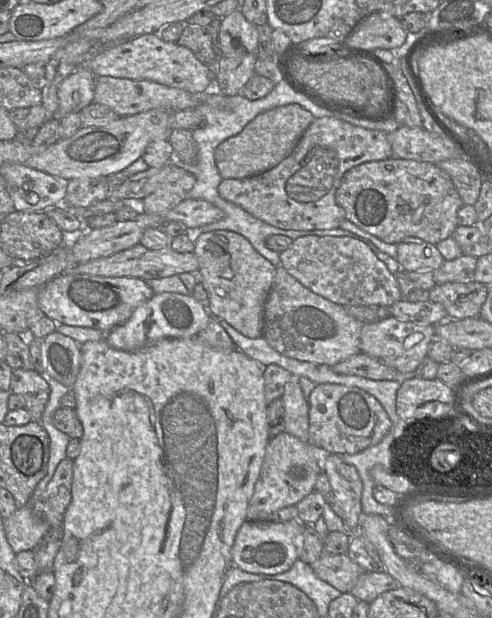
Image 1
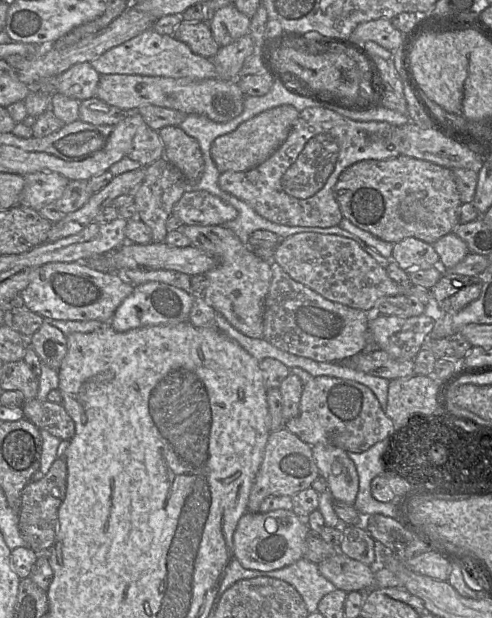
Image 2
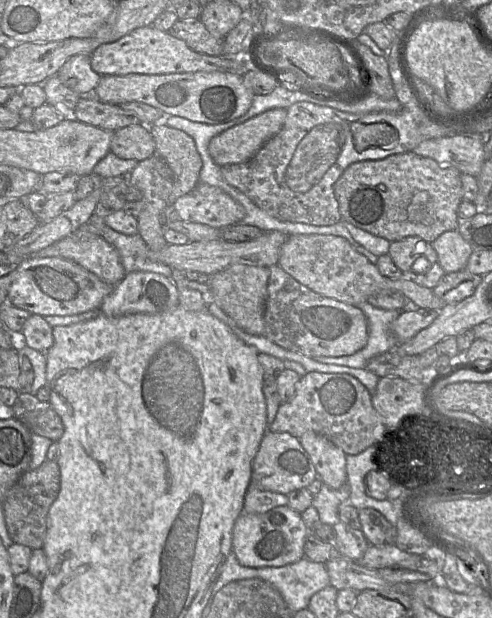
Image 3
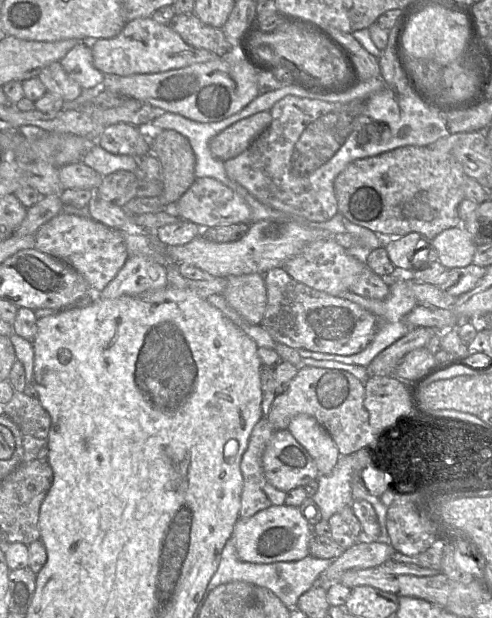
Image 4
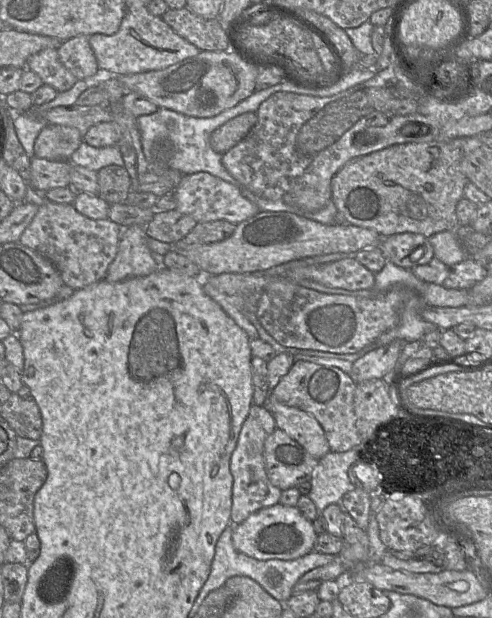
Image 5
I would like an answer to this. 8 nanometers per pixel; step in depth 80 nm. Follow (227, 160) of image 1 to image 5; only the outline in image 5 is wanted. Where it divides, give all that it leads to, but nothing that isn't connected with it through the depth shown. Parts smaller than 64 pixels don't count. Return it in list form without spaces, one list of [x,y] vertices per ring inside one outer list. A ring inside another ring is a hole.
[[[247,112],[230,119],[210,135],[211,148],[223,155],[239,143],[256,122],[256,112]]]

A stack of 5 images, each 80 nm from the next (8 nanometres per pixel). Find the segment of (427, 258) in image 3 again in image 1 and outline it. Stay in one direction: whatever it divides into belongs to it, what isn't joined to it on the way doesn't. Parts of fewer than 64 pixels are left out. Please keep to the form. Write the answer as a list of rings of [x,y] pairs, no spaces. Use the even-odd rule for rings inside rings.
[[[422,240],[397,244],[396,260],[406,272],[434,271],[445,261],[436,245]]]

